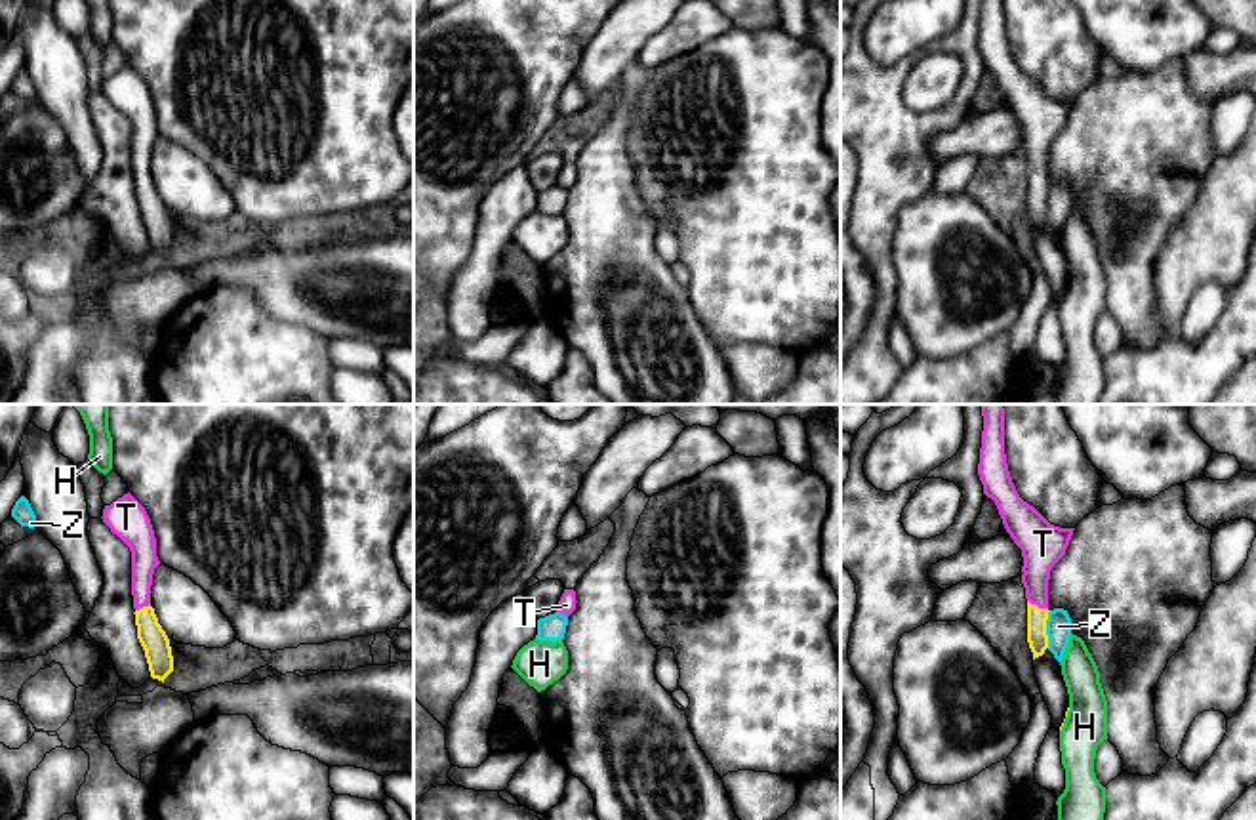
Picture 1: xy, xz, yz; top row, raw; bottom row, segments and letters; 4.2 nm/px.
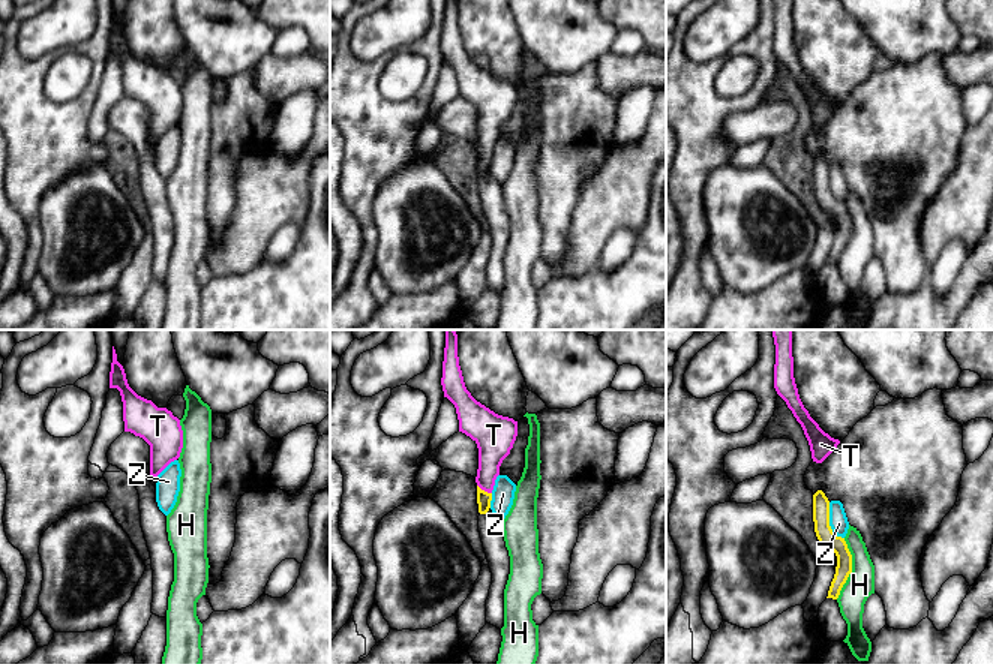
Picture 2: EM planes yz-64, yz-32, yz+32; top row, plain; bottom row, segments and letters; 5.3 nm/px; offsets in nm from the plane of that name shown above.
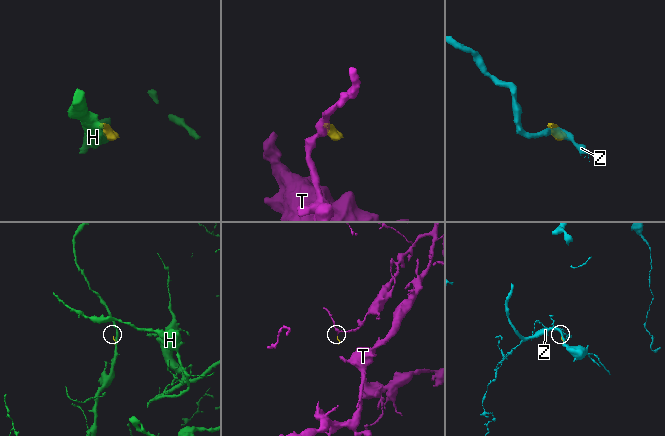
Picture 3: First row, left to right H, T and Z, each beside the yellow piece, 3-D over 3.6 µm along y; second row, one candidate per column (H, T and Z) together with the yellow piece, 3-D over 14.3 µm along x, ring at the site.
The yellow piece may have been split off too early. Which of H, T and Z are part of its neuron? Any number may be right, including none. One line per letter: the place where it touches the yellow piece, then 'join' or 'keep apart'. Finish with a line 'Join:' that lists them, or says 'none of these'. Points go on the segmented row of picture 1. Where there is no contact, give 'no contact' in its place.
H: yz (1064, 719) | keep apart
T: yz (1035, 605) | join
Z: yz (1045, 630) | keep apart
Join: T

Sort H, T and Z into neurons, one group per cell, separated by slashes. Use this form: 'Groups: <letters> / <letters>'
Groups: H / T / Z

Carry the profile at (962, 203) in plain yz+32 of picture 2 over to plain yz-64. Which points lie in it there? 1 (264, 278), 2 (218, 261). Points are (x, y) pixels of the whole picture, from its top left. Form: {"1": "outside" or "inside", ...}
{"1": "outside", "2": "inside"}

